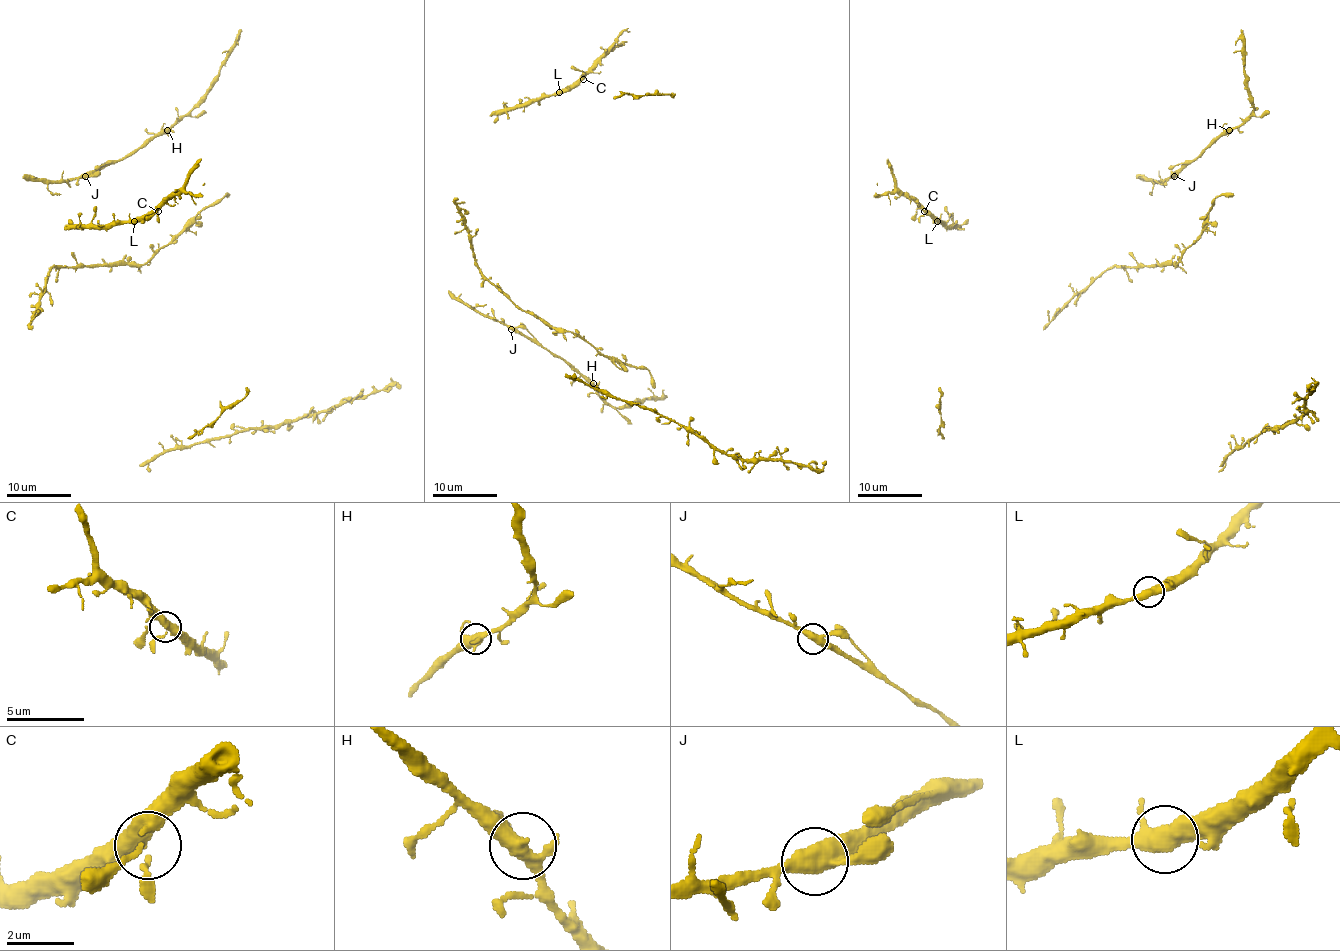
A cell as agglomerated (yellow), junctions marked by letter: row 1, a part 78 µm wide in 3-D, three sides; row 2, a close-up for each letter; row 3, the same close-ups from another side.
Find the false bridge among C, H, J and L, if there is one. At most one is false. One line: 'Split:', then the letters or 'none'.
Split: none

